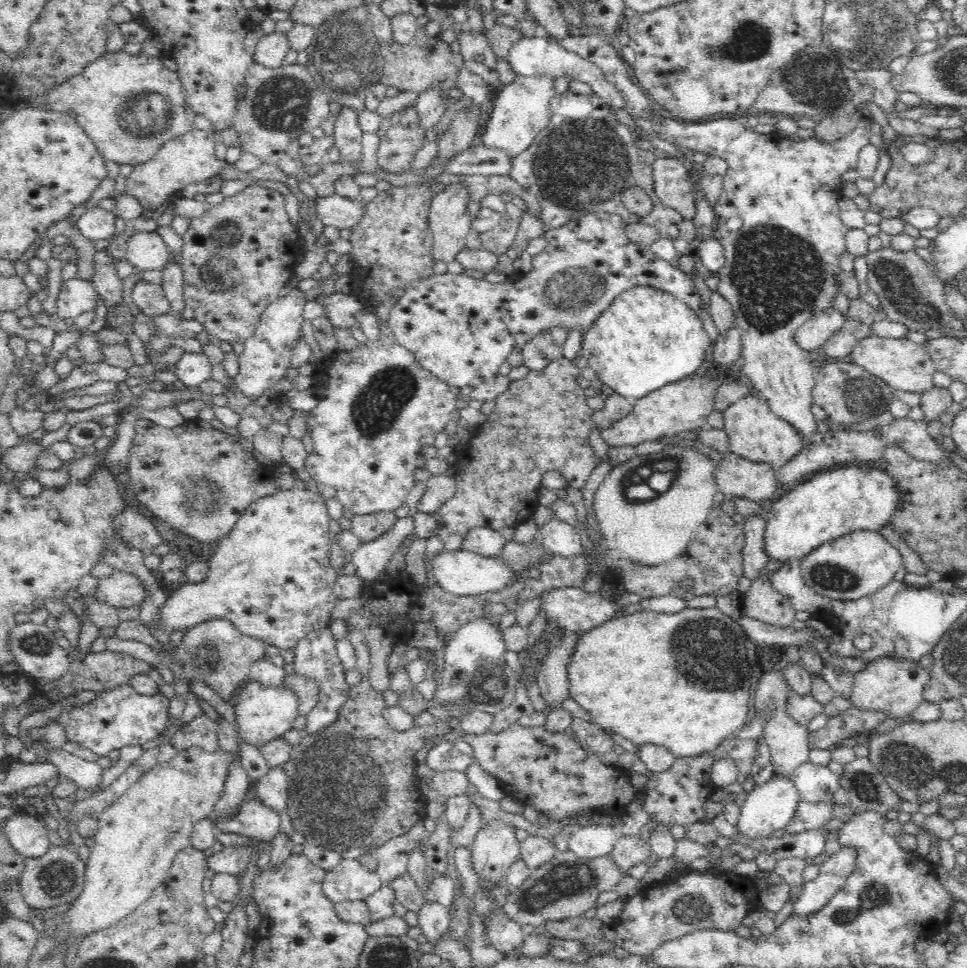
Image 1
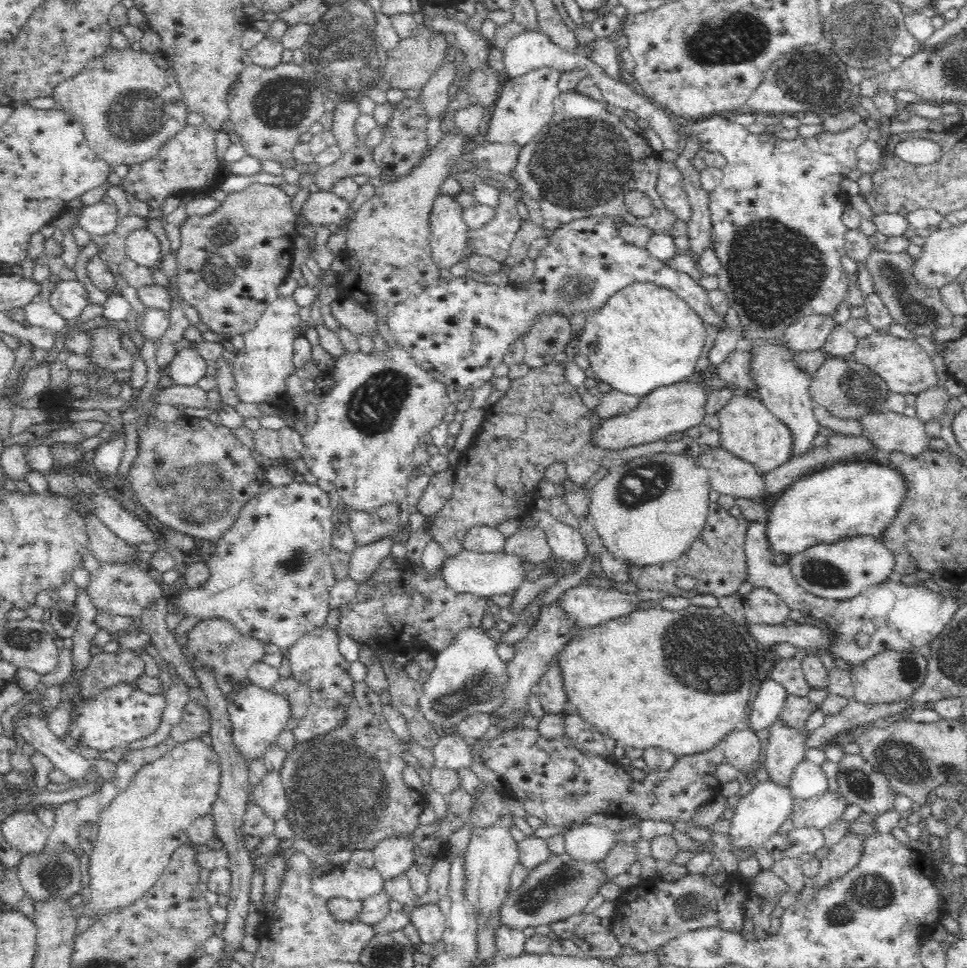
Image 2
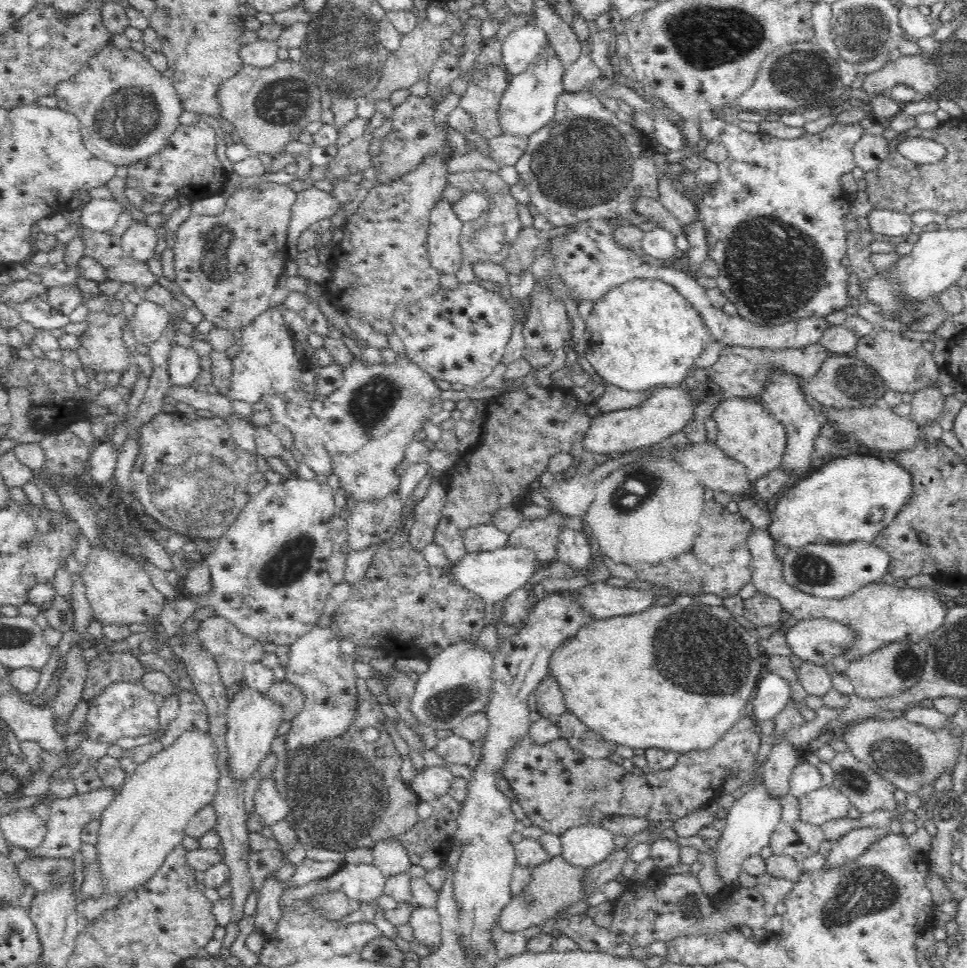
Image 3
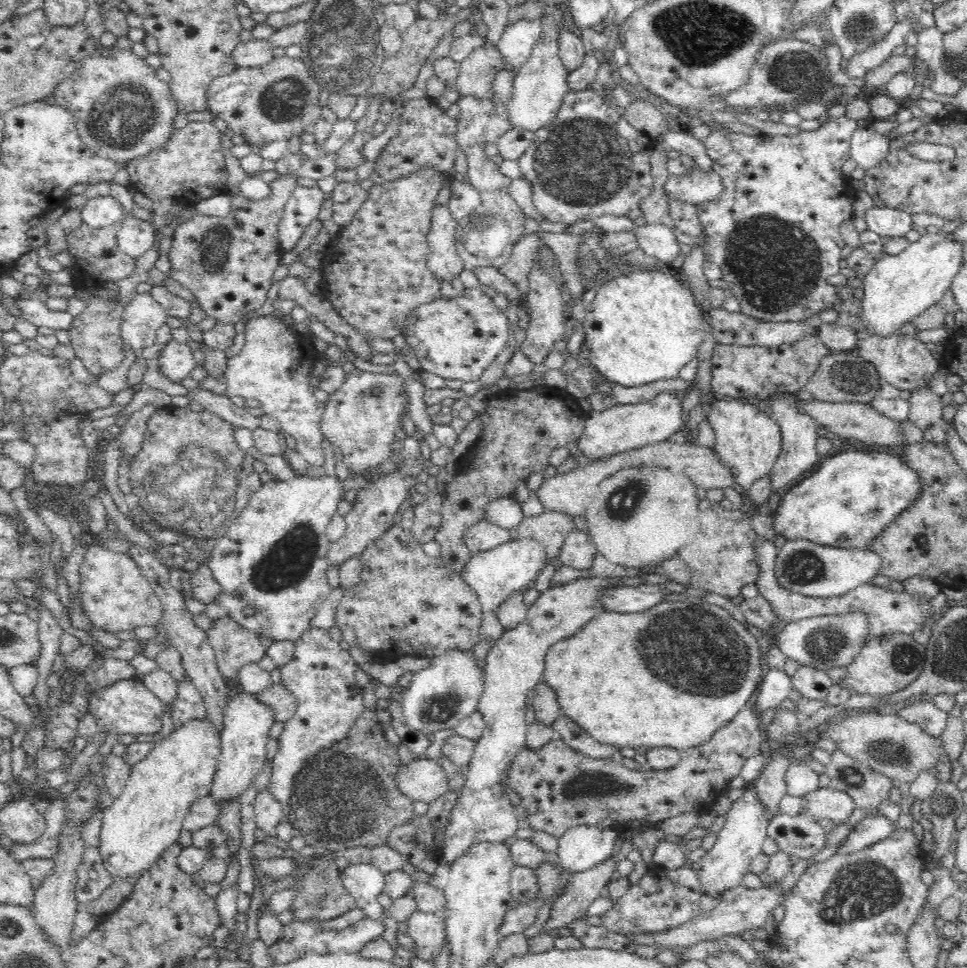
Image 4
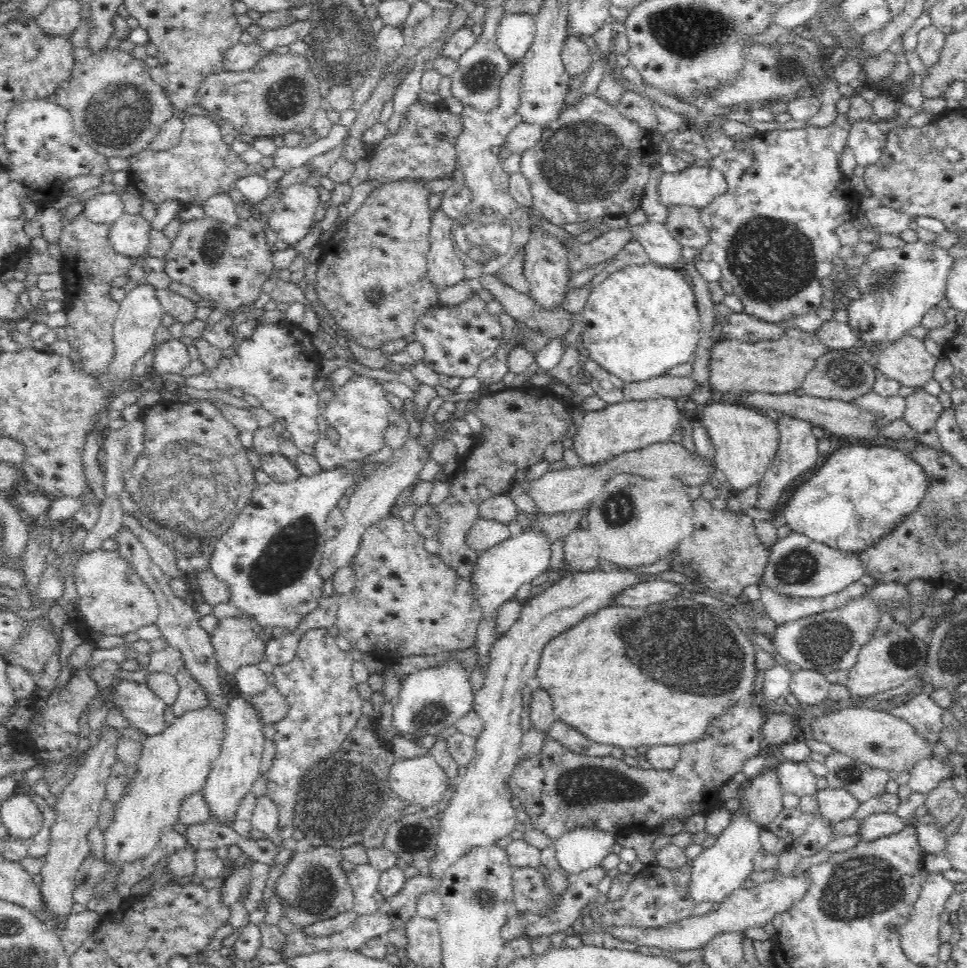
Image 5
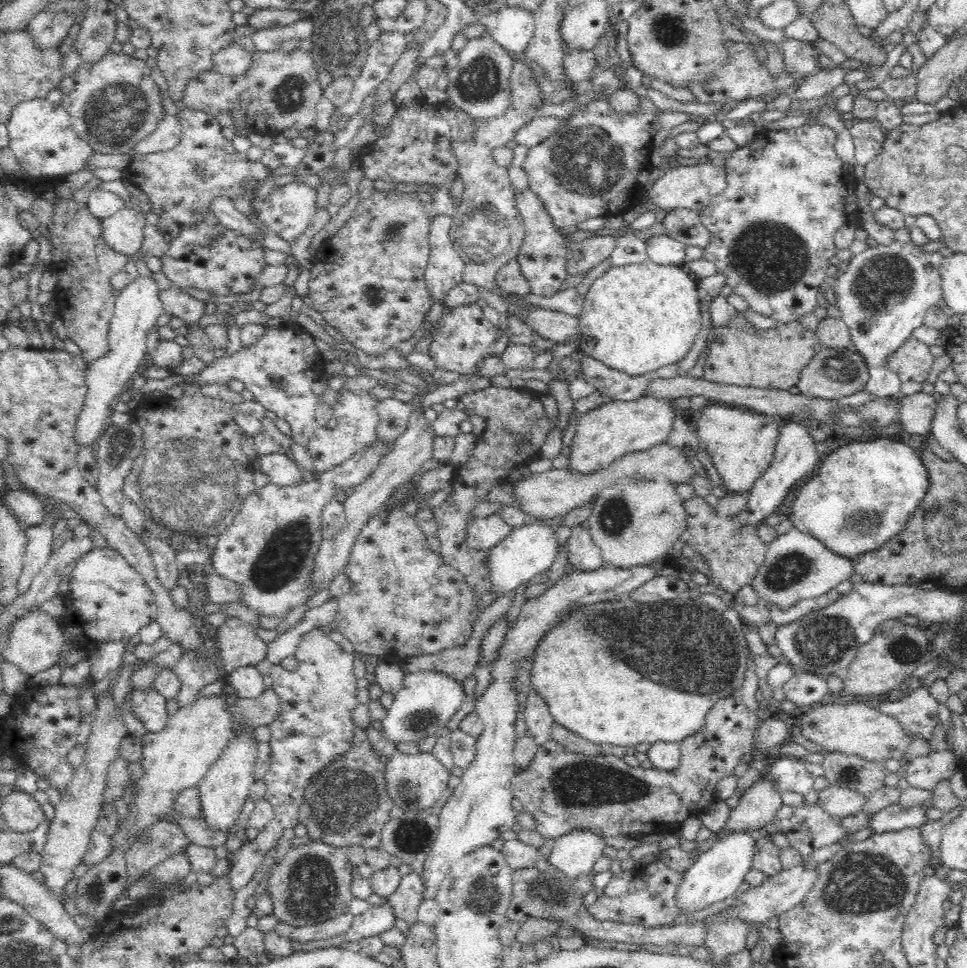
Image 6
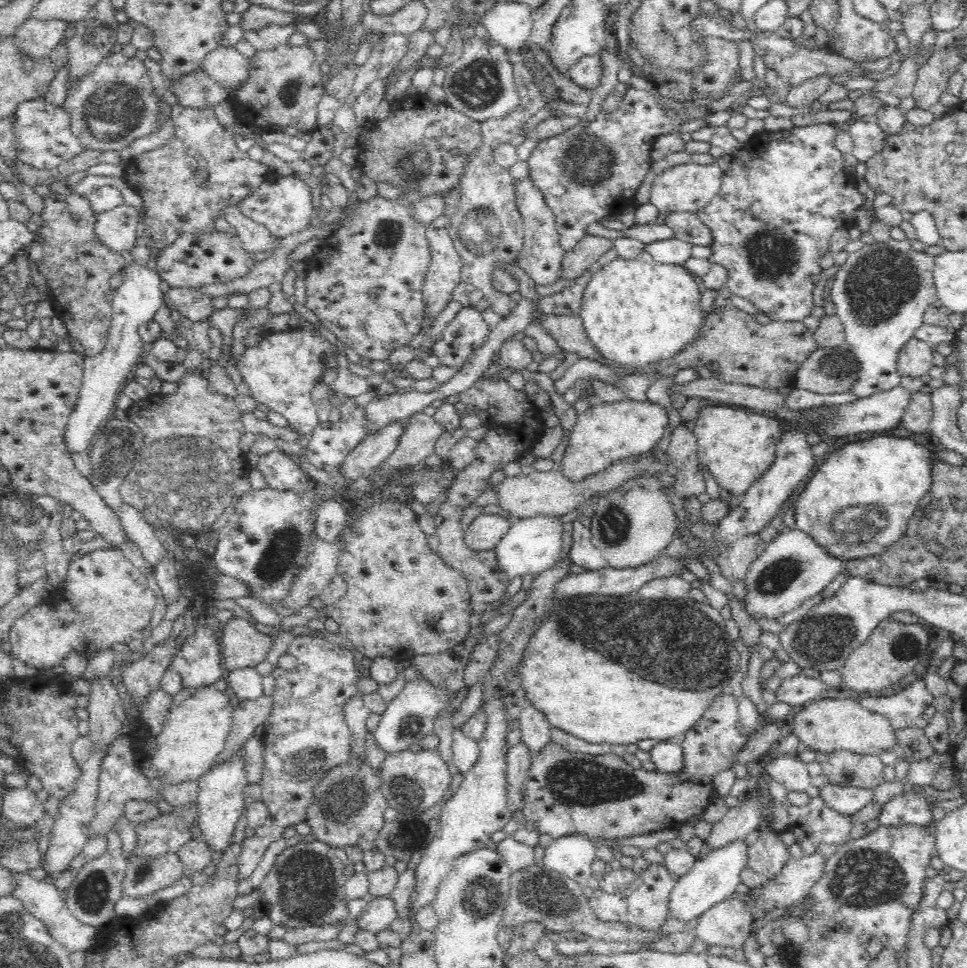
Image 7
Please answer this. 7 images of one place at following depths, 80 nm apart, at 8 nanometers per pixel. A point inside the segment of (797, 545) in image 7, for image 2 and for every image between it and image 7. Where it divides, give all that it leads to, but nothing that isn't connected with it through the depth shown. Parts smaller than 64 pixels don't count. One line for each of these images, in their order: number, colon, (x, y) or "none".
2: (838, 571)
3: (822, 570)
4: (802, 567)
5: (798, 567)
6: (796, 567)

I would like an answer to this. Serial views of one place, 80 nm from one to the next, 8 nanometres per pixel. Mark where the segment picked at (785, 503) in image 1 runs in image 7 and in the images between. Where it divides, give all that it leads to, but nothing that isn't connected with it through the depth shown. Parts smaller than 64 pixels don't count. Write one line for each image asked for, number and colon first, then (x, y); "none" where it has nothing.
2: (857, 498)
3: (851, 499)
4: (854, 495)
5: (861, 494)
6: (861, 499)
7: (857, 505)

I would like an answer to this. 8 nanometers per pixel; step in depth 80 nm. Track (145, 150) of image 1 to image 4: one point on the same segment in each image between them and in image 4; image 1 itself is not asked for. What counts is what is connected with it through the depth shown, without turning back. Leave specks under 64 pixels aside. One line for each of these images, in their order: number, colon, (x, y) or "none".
2: (129, 107)
3: (127, 110)
4: (122, 110)

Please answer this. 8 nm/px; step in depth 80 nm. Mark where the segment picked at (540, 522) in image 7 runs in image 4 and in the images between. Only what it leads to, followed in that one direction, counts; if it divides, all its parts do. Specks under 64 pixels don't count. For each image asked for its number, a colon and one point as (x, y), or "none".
4: (495, 574)
5: (502, 570)
6: (529, 550)

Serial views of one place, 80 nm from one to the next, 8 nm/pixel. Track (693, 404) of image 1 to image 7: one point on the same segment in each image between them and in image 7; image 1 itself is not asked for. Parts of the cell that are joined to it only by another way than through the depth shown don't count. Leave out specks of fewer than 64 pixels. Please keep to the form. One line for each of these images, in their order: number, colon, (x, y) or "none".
2: (669, 409)
3: (623, 429)
4: (619, 428)
5: (635, 424)
6: (603, 434)
7: (602, 435)

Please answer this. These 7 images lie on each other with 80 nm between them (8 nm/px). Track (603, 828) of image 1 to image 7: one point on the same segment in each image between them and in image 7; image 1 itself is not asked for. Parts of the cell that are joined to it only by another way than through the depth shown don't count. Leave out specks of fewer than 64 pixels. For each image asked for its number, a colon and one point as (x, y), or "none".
2: (590, 843)
3: (583, 846)
4: (579, 848)
5: (579, 850)
6: (574, 854)
7: (572, 855)

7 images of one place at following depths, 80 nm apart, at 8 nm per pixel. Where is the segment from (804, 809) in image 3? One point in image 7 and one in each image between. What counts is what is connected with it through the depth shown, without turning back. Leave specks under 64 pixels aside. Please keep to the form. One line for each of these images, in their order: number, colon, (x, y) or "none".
4: (835, 805)
5: (836, 804)
6: (840, 801)
7: (846, 799)

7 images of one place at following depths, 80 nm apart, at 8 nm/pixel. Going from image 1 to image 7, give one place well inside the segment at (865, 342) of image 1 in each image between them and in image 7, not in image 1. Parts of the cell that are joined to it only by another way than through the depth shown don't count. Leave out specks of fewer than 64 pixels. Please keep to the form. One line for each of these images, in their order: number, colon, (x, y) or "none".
2: (905, 367)
3: (904, 365)
4: (902, 360)
5: (909, 361)
6: (912, 361)
7: (915, 359)

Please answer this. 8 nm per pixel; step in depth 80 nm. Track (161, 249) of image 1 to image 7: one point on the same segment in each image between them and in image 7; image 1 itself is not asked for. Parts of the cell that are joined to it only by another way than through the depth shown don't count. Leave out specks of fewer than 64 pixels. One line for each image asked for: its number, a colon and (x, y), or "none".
2: (142, 246)
3: (138, 241)
4: (135, 236)
5: (128, 234)
6: (122, 231)
7: (116, 227)

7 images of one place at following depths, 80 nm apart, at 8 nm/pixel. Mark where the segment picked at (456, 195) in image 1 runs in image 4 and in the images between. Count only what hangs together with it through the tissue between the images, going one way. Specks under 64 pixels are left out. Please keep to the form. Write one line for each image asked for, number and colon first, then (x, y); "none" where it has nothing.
2: (448, 236)
3: (443, 246)
4: (442, 259)

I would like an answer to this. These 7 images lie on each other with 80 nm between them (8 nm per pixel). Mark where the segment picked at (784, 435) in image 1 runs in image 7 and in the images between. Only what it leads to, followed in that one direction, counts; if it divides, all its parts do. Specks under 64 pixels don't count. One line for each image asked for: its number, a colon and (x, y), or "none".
2: (749, 430)
3: (747, 433)
4: (747, 439)
5: (745, 440)
6: (741, 443)
7: (736, 447)

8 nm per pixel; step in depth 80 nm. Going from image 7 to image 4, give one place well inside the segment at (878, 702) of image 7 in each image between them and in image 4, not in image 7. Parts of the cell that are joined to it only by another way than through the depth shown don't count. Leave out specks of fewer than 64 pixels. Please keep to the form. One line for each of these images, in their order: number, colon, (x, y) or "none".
4: (924, 713)
5: (921, 712)
6: (917, 711)

